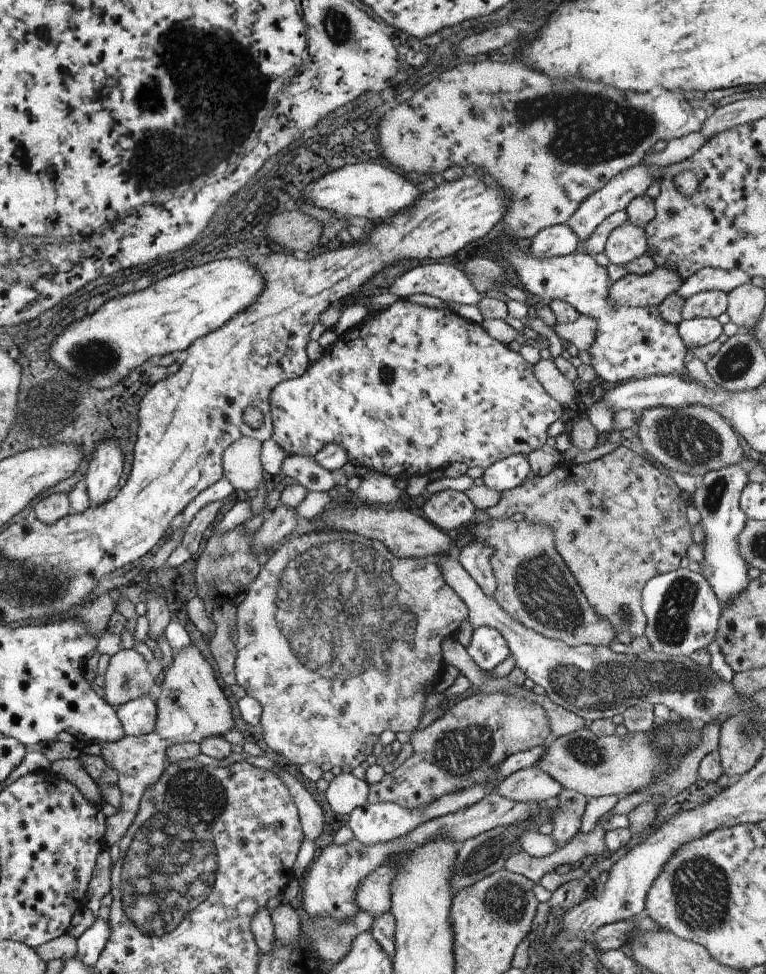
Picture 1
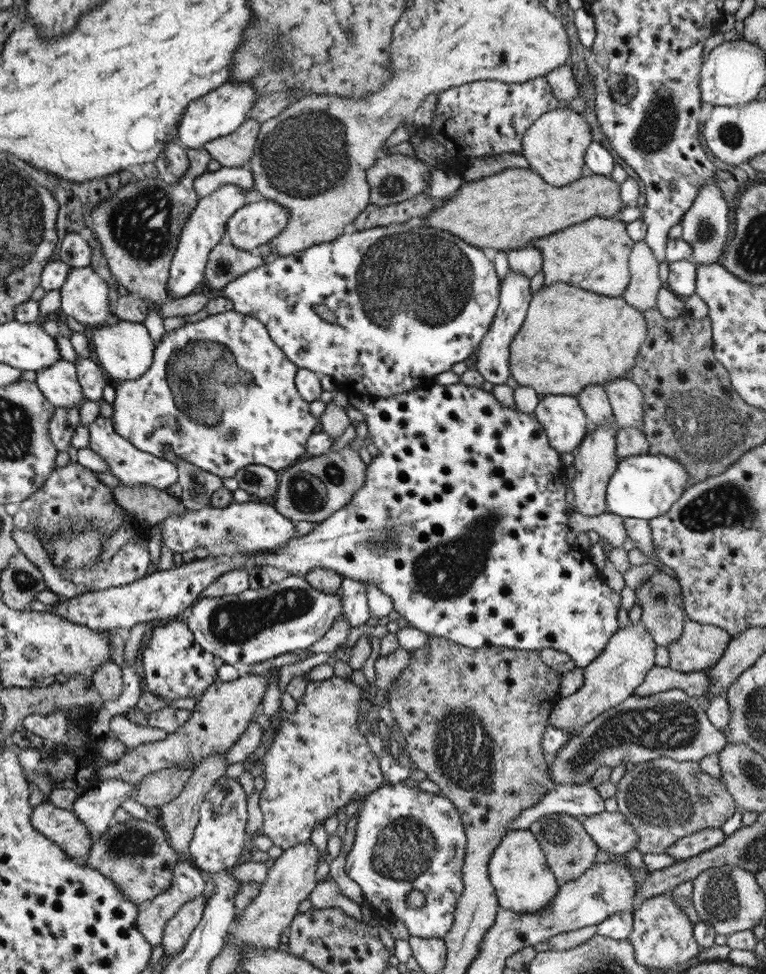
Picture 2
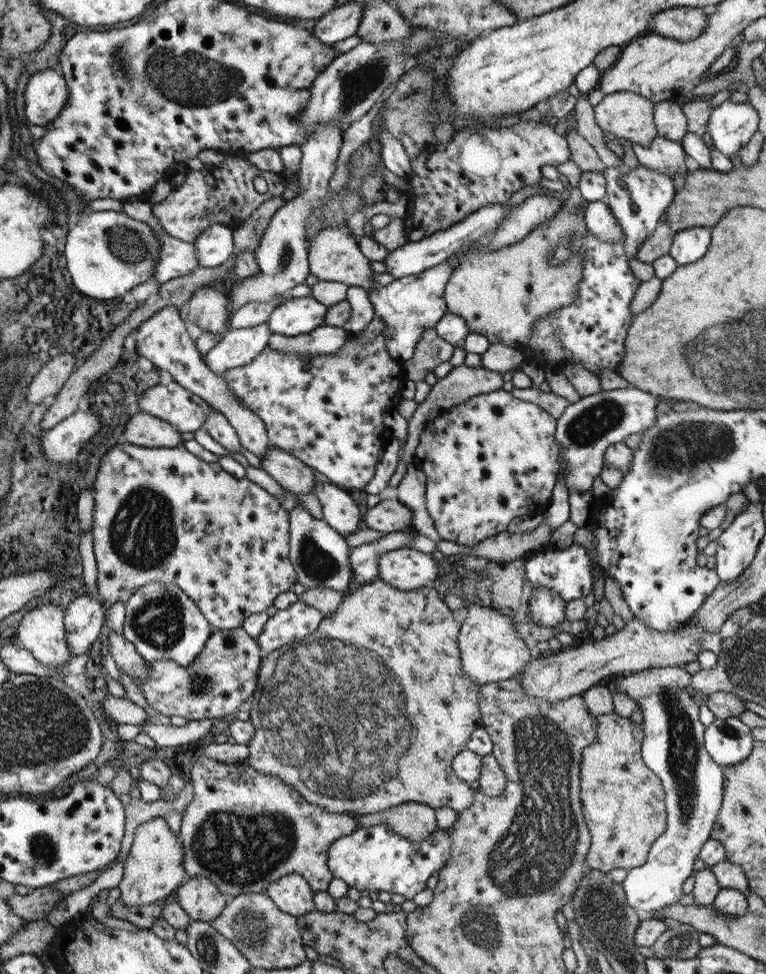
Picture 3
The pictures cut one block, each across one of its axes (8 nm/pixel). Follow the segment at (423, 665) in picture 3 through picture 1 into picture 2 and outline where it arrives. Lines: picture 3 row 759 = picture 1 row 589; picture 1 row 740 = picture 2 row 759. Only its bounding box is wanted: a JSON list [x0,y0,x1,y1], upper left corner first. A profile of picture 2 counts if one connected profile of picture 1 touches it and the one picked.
[259,678,385,852]

